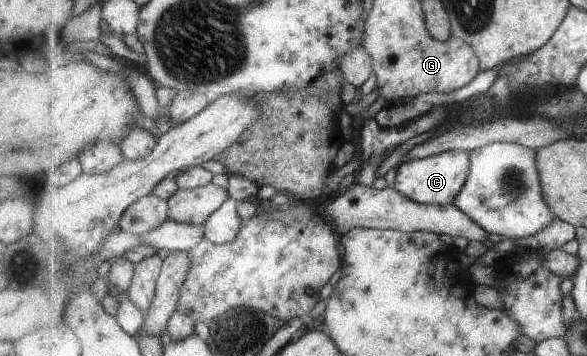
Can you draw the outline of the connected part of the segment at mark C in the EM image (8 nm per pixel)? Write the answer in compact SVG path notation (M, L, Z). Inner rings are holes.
M450 150L421 160L404 163L399 169L396 189L409 198L430 205L454 204L471 176L472 152Z

